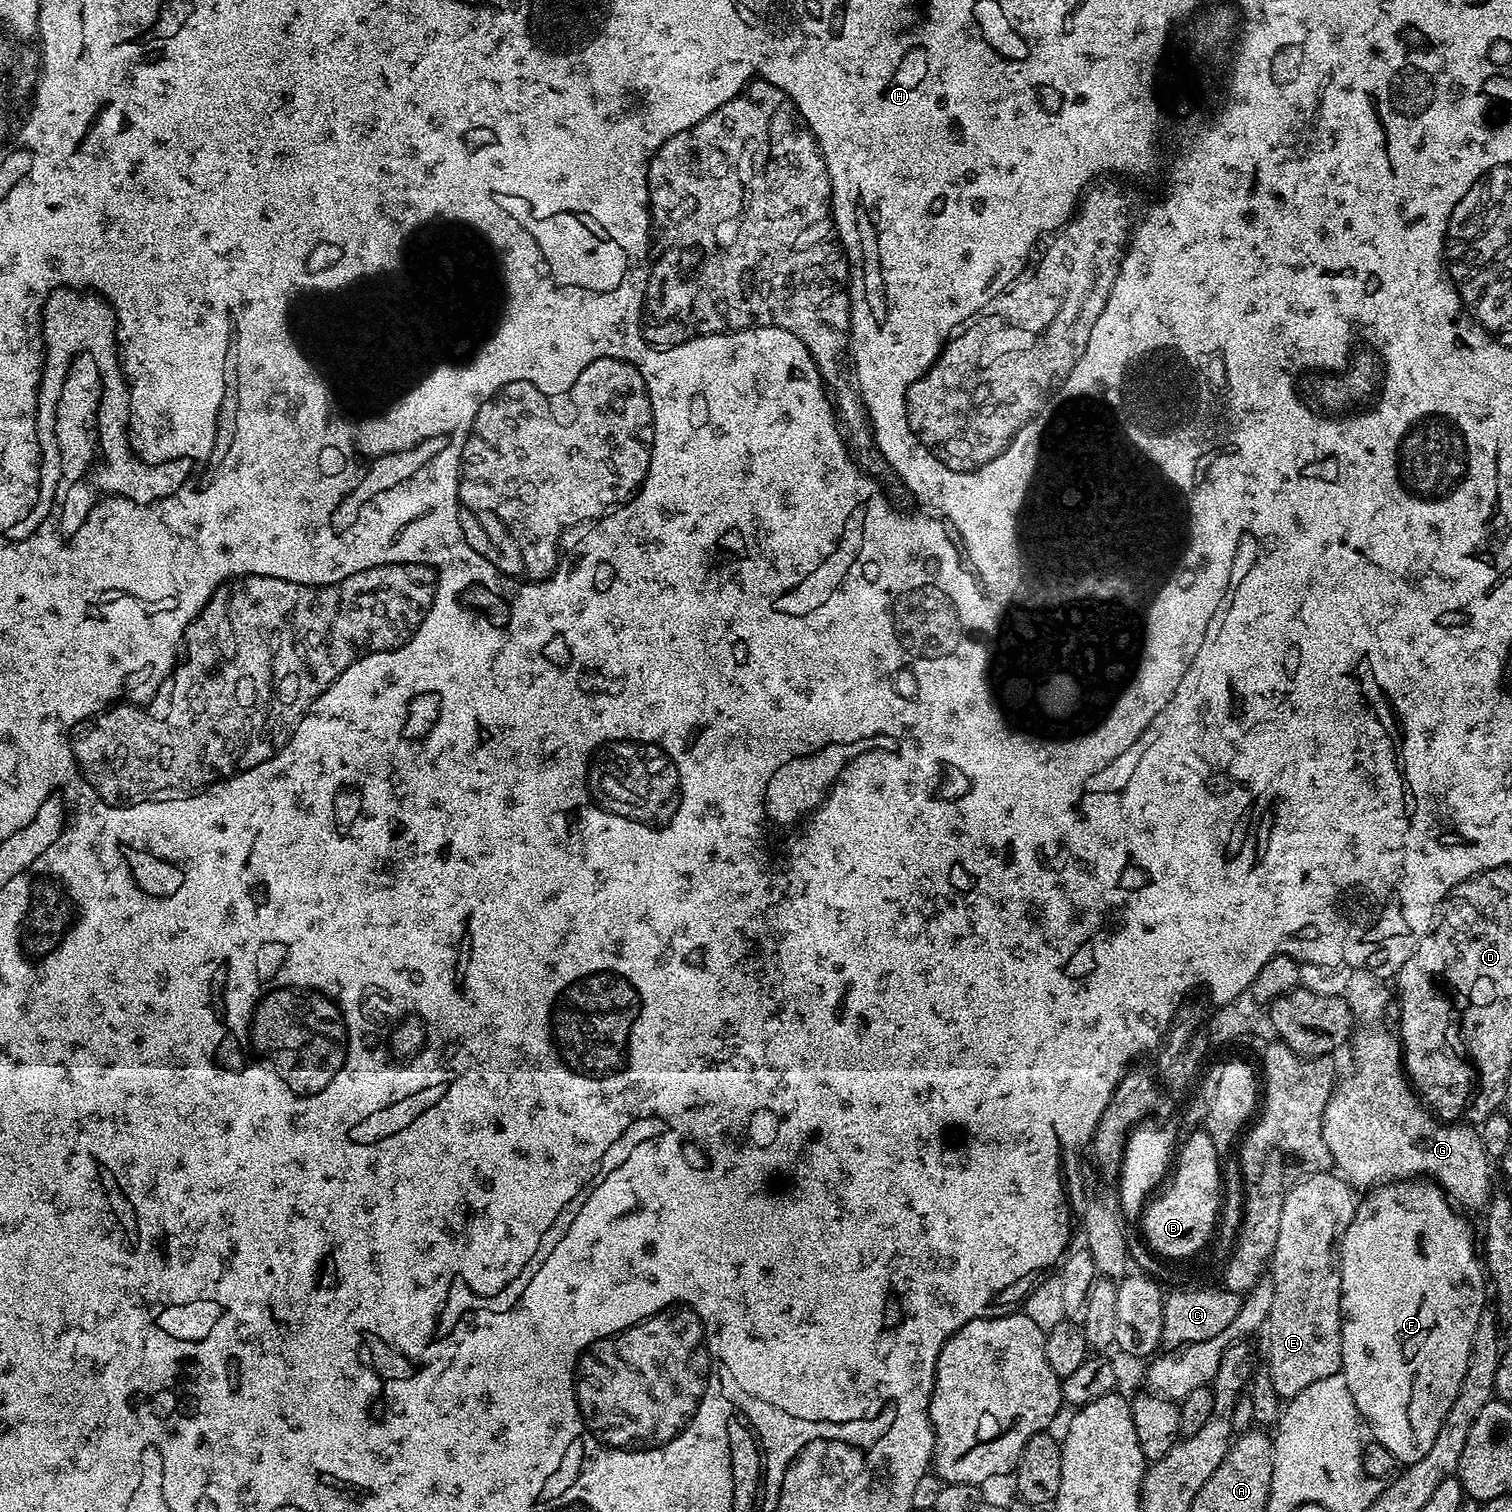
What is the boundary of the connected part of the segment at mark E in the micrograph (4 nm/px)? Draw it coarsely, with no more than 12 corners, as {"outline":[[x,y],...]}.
{"outline":[[1353,1186],[1282,1202],[1266,1367],[1282,1398],[1341,1371],[1338,1249]]}

